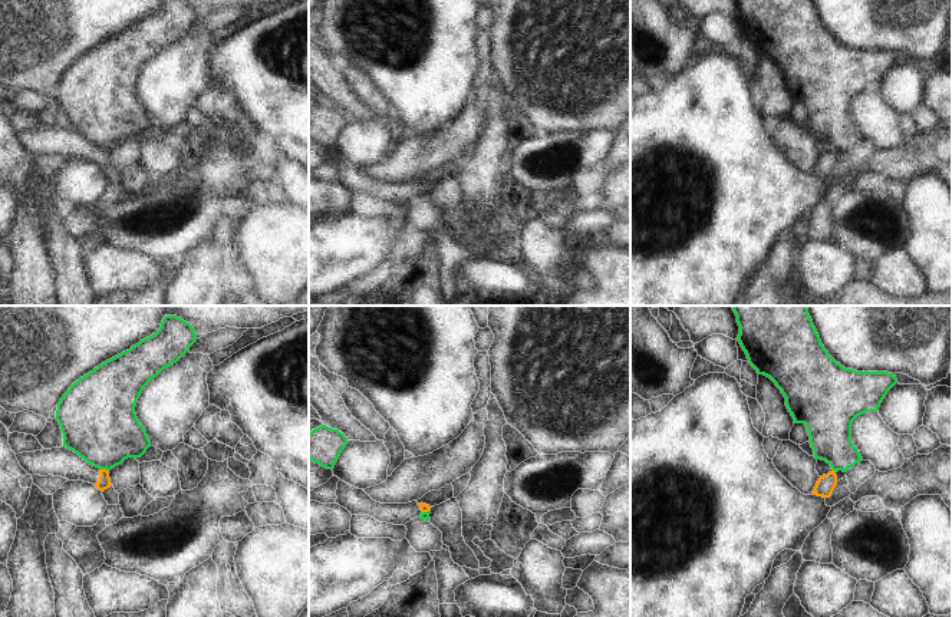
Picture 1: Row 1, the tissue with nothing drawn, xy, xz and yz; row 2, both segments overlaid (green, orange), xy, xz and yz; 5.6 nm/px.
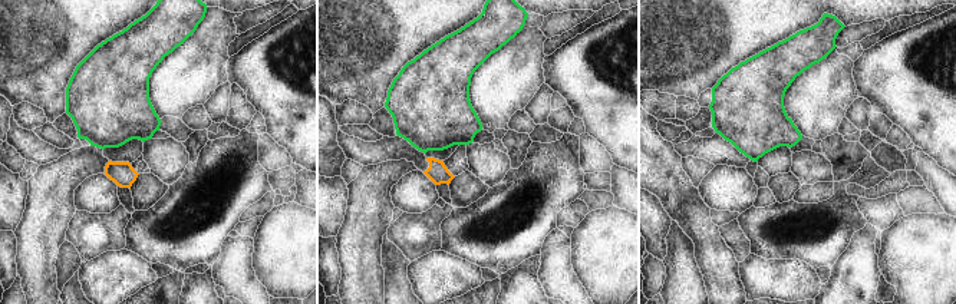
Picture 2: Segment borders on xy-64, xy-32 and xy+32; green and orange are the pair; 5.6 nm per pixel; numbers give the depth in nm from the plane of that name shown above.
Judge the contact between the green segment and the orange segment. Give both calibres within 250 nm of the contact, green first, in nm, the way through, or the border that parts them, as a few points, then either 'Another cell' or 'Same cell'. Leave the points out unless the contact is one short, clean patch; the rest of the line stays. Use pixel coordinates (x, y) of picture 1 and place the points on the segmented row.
Thickness 420 nm (green) against 70 nm. Boundary: xy (101, 468), (108, 471). Another cell

